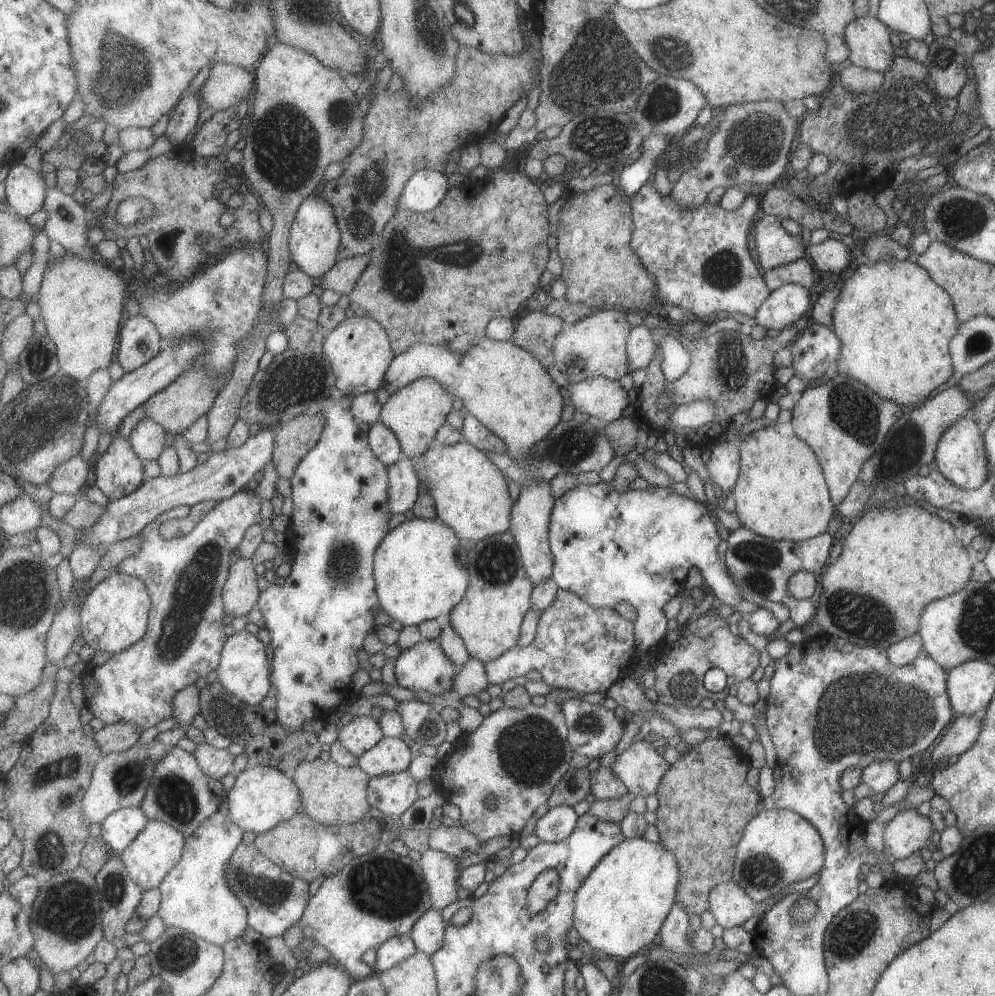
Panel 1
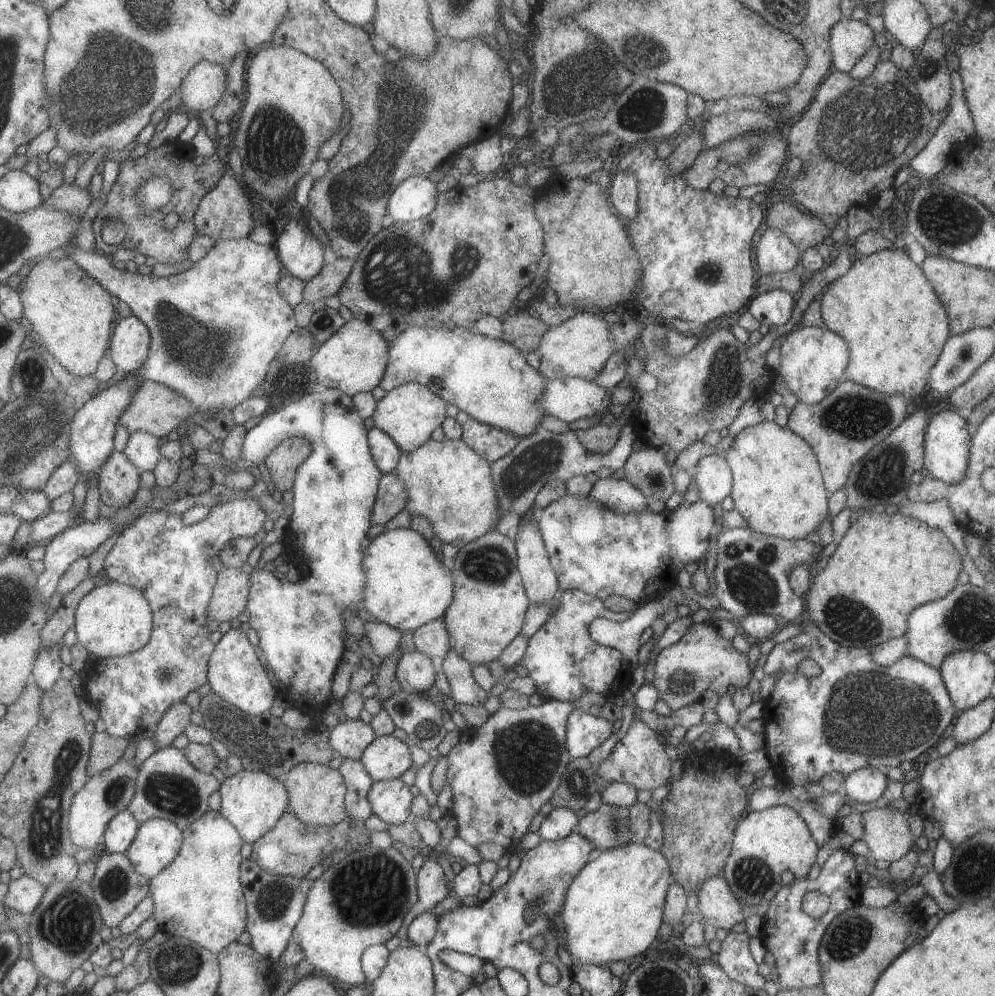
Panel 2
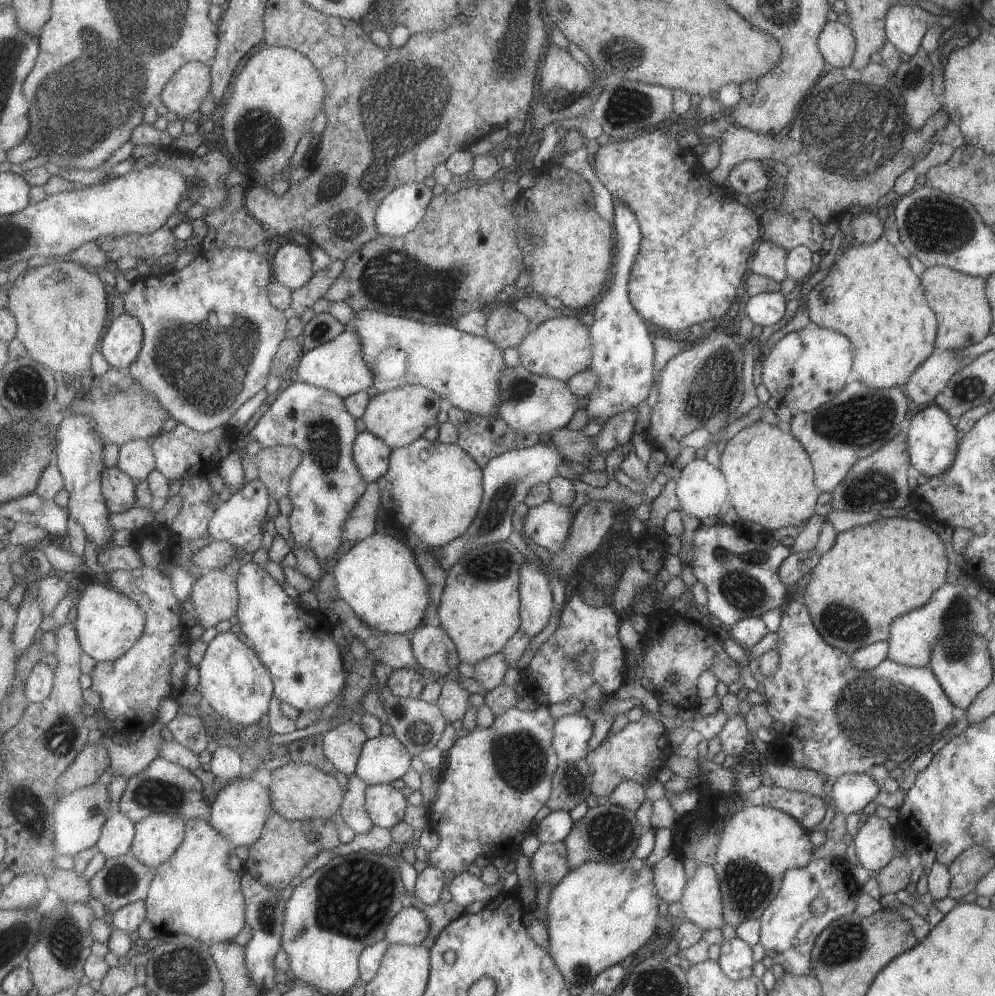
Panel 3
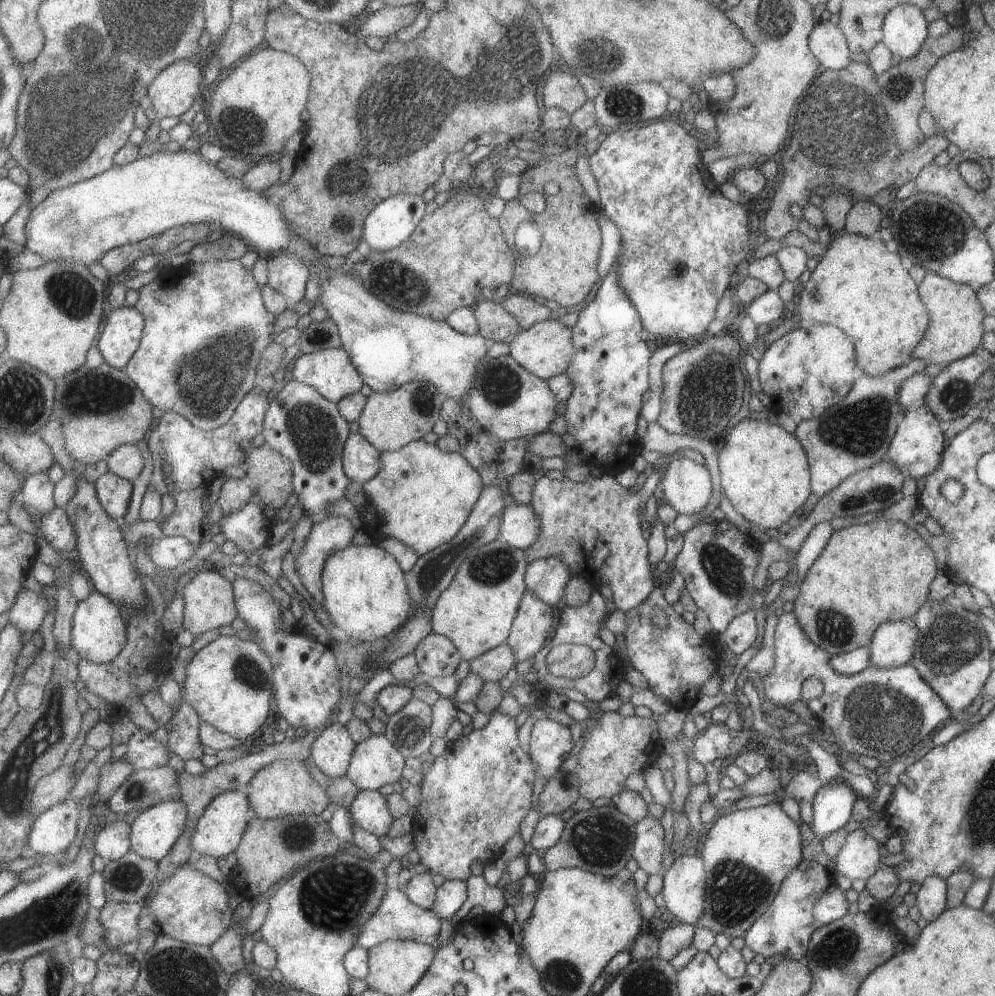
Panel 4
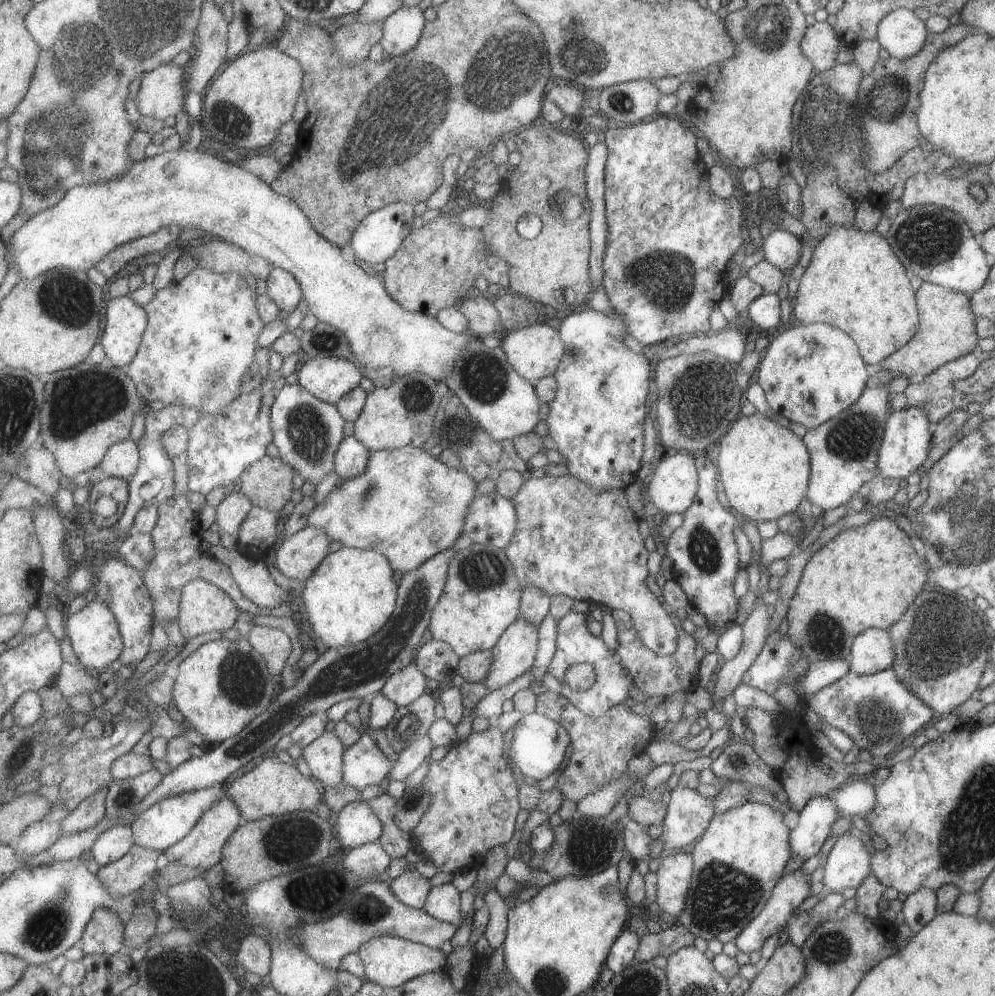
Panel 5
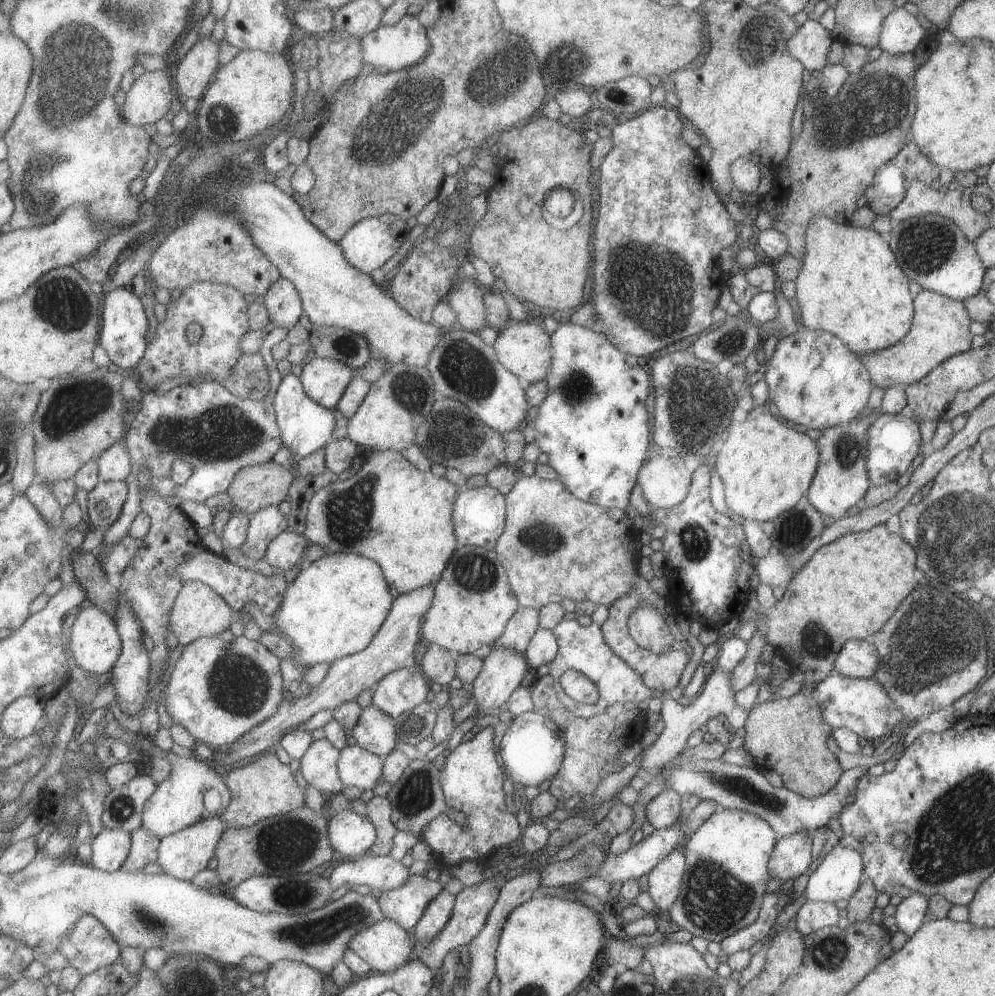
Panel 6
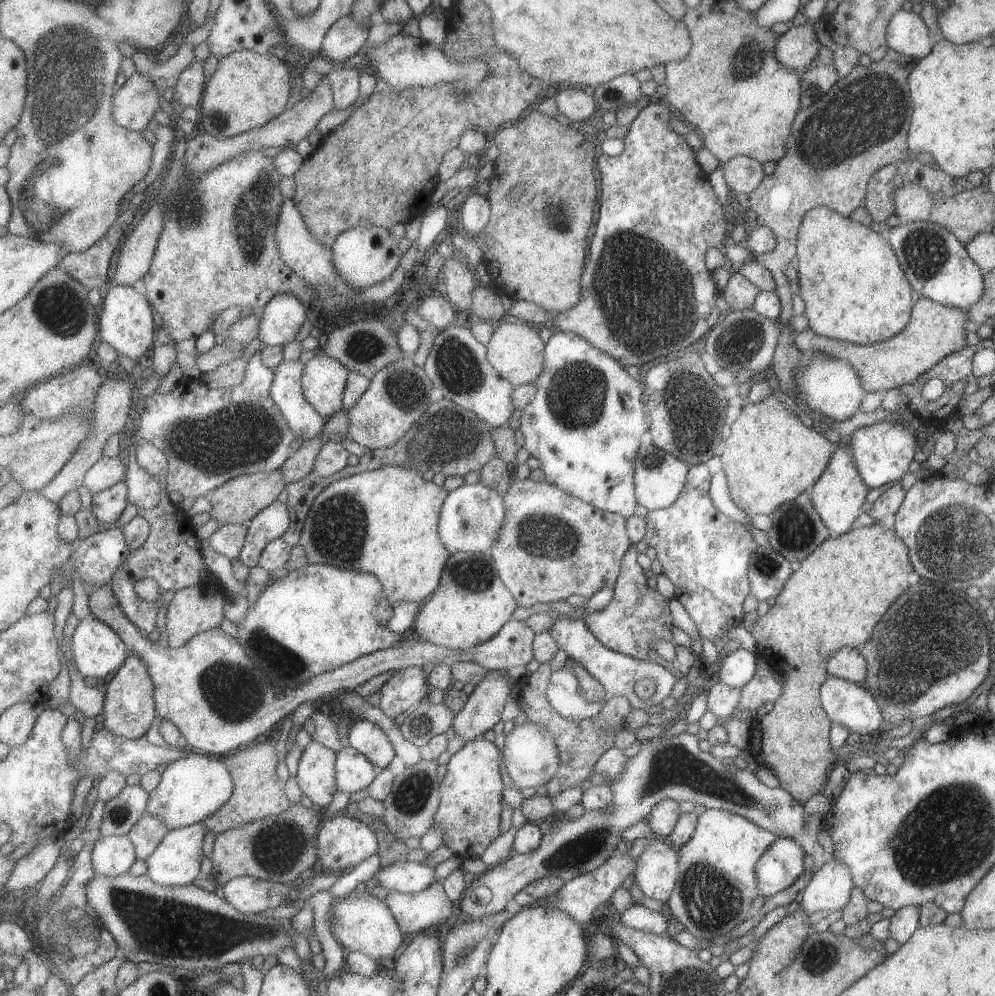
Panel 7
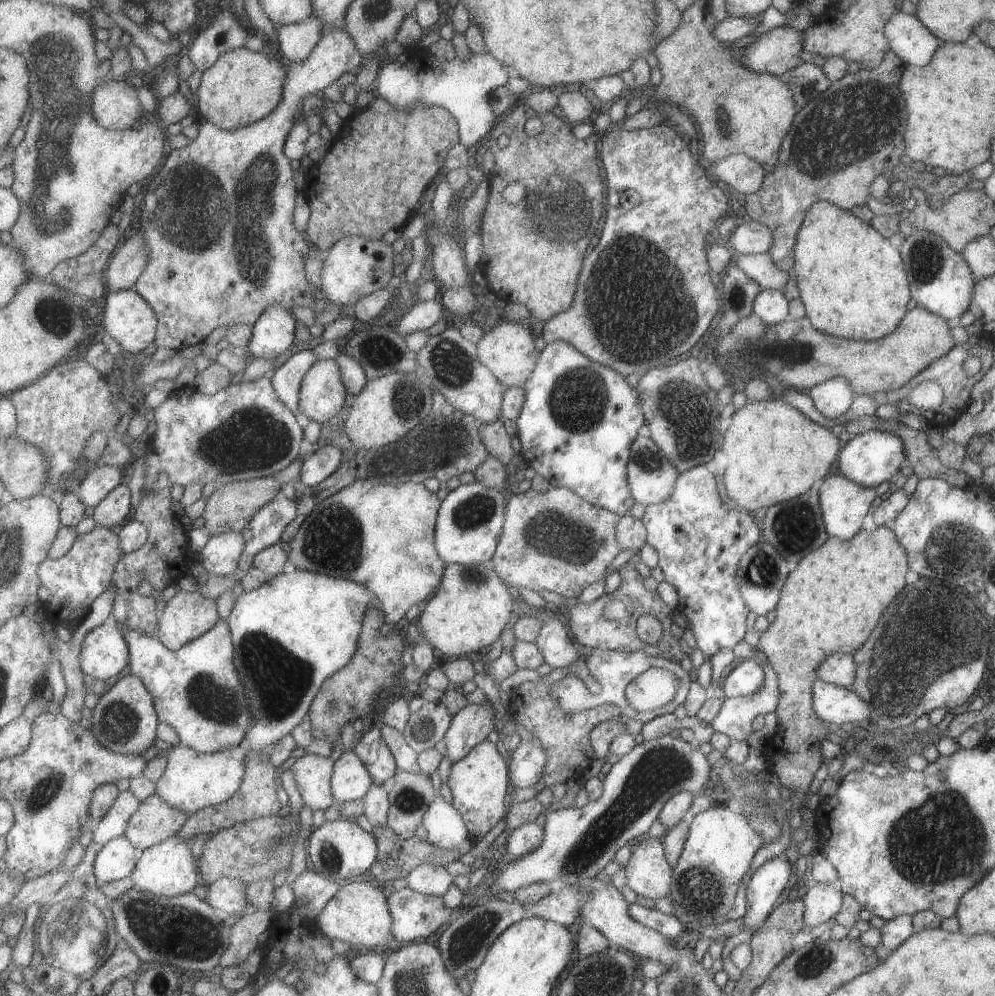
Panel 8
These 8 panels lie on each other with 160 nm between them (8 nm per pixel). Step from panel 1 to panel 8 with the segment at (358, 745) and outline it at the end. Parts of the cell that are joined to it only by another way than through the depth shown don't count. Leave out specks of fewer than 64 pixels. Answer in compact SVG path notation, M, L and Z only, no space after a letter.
M306 753L290 768L295 774L305 804L314 811L327 810L338 804L332 788L335 764L331 758Z

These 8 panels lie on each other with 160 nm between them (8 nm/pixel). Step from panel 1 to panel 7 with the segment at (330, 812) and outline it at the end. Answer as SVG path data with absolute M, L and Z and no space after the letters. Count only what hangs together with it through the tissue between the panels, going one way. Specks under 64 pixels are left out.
M272 739L260 740L239 748L239 752L229 756L227 765L236 784L235 790L232 799L223 808L205 818L203 822L208 826L208 830L216 835L289 810L293 803L287 798L285 782L282 782L277 774L277 764L279 758Z

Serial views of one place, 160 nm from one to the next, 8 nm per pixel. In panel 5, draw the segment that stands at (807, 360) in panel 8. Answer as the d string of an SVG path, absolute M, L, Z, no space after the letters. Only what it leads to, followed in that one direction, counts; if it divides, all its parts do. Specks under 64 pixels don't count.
M922 282L914 292L914 298L919 318L918 329L905 346L879 363L880 368L891 371L892 376L894 372L900 372L900 376L910 381L927 376L942 364L969 354L977 346L978 340L975 335L976 318L969 308L969 299L963 294Z

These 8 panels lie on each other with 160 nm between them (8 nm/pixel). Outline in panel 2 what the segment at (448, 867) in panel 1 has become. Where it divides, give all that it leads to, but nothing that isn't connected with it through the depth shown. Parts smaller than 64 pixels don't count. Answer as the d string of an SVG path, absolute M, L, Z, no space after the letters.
M425 859L418 871L419 906L423 910L432 911L451 894L449 878L450 873L439 862Z

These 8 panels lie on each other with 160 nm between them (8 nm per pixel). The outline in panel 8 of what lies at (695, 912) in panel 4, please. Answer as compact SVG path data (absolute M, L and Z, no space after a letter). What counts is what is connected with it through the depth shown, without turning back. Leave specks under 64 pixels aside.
M645 838L631 851L625 866L626 887L635 895L656 901L668 897L672 868L665 860L661 839Z

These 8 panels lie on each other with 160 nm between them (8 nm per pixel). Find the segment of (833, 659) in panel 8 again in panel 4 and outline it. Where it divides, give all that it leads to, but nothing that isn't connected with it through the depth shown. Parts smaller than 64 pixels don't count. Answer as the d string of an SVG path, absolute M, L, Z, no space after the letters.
M908 620L885 622L873 630L867 644L869 666L873 668L897 668L909 663L917 640L917 628Z

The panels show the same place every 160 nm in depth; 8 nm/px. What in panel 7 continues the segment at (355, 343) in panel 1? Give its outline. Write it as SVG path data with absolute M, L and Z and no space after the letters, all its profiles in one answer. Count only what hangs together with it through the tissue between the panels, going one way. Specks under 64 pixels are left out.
M327 354L309 359L304 368L302 385L308 401L329 418L344 408L344 394L350 370Z

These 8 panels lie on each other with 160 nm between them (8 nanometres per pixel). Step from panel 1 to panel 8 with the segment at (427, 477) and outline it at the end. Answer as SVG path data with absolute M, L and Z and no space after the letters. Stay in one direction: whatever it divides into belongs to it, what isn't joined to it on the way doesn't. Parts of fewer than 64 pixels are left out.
M373 478L359 480L315 508L291 544L289 561L296 569L353 580L369 588L382 604L386 623L394 624L395 629L401 629L409 608L425 602L427 598L432 599L444 580L445 562L436 544L436 527L441 506L439 496L422 483L381 484Z

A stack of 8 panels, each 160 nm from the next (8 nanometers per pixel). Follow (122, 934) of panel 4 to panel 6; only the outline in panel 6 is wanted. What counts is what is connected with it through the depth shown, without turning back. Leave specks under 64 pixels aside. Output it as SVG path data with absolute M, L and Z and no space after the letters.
M83 915L75 928L62 940L59 952L84 975L95 972L121 960L122 945L113 933L95 915Z

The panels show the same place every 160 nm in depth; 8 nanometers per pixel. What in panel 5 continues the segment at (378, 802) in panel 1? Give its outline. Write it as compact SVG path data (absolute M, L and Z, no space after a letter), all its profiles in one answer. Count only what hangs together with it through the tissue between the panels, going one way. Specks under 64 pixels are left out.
M353 801L333 817L338 848L354 848L379 841L384 824L368 801Z

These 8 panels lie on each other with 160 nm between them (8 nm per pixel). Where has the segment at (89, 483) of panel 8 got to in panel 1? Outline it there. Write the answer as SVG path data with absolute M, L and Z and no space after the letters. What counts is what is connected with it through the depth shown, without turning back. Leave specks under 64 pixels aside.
M146 417L135 427L129 439L142 461L158 460L167 444L167 430L156 420Z

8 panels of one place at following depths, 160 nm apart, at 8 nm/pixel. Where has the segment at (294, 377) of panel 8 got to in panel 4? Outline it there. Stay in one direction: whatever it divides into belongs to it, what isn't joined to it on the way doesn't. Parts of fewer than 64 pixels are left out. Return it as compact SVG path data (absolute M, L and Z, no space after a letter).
M293 379L270 402L263 436L270 448L293 462L293 493L297 496L298 503L303 506L304 516L313 518L315 524L331 517L331 508L335 502L347 496L347 488L352 482L344 468L344 451L352 436L351 428L349 420L341 415L338 404L325 398L317 388Z

